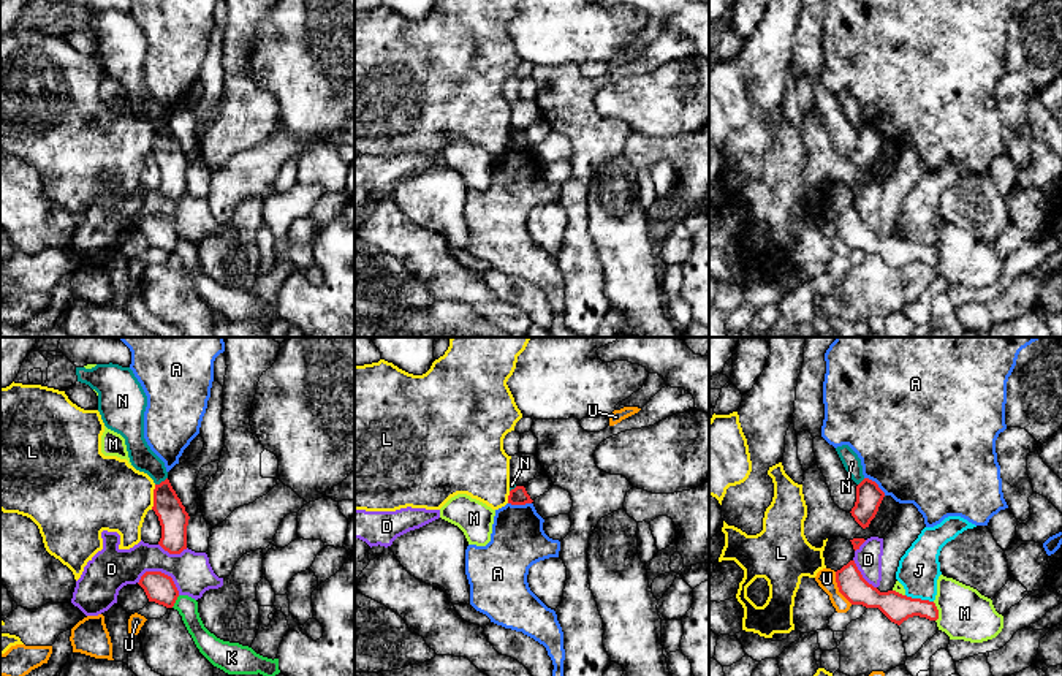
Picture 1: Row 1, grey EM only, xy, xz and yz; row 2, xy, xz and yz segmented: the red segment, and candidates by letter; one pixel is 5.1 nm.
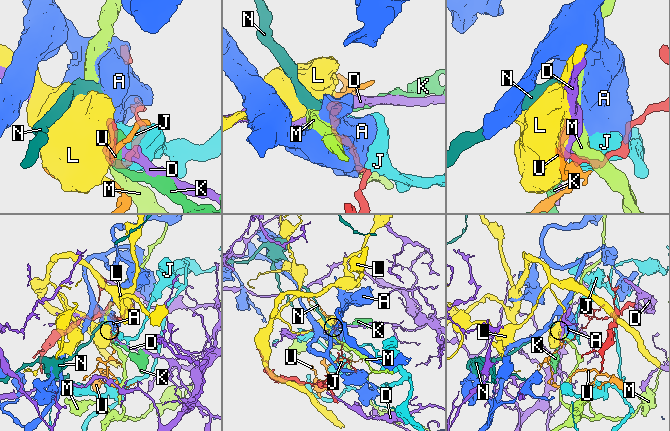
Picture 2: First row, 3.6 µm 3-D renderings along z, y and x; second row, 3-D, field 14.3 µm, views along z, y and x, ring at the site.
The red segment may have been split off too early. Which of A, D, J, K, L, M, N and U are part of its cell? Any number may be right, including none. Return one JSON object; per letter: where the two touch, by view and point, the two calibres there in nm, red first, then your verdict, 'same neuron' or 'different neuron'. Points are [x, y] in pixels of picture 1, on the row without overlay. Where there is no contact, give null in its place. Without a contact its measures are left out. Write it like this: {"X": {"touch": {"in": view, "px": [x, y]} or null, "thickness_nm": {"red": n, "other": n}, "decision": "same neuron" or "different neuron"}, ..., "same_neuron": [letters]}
{"A": {"touch": {"in": "yz", "px": [876, 129]}, "thickness_nm": {"red": 140, "other": 500}, "decision": "different neuron"}, "D": {"touch": {"in": "xy", "px": [163, 219]}, "thickness_nm": {"red": 150, "other": 200}, "decision": "different neuron"}, "J": {"touch": {"in": "yz", "px": [920, 244]}, "thickness_nm": {"red": 140, "other": 220}, "decision": "different neuron"}, "K": {"touch": {"in": "xy", "px": [174, 247]}, "thickness_nm": {"red": 150, "other": 110}, "decision": "different neuron"}, "L": {"touch": {"in": "xy", "px": [154, 143]}, "thickness_nm": {"red": 150, "other": 380}, "decision": "different neuron"}, "M": {"touch": {"in": "yz", "px": [937, 257]}, "thickness_nm": {"red": 140, "other": 260}, "decision": "different neuron"}, "N": {"touch": {"in": "xy", "px": [162, 127]}, "thickness_nm": {"red": 150, "other": 120}, "decision": "different neuron"}, "U": {"touch": {"in": "yz", "px": [838, 231]}, "thickness_nm": {"red": 140, "other": 100}, "decision": "different neuron"}, "same_neuron": []}

